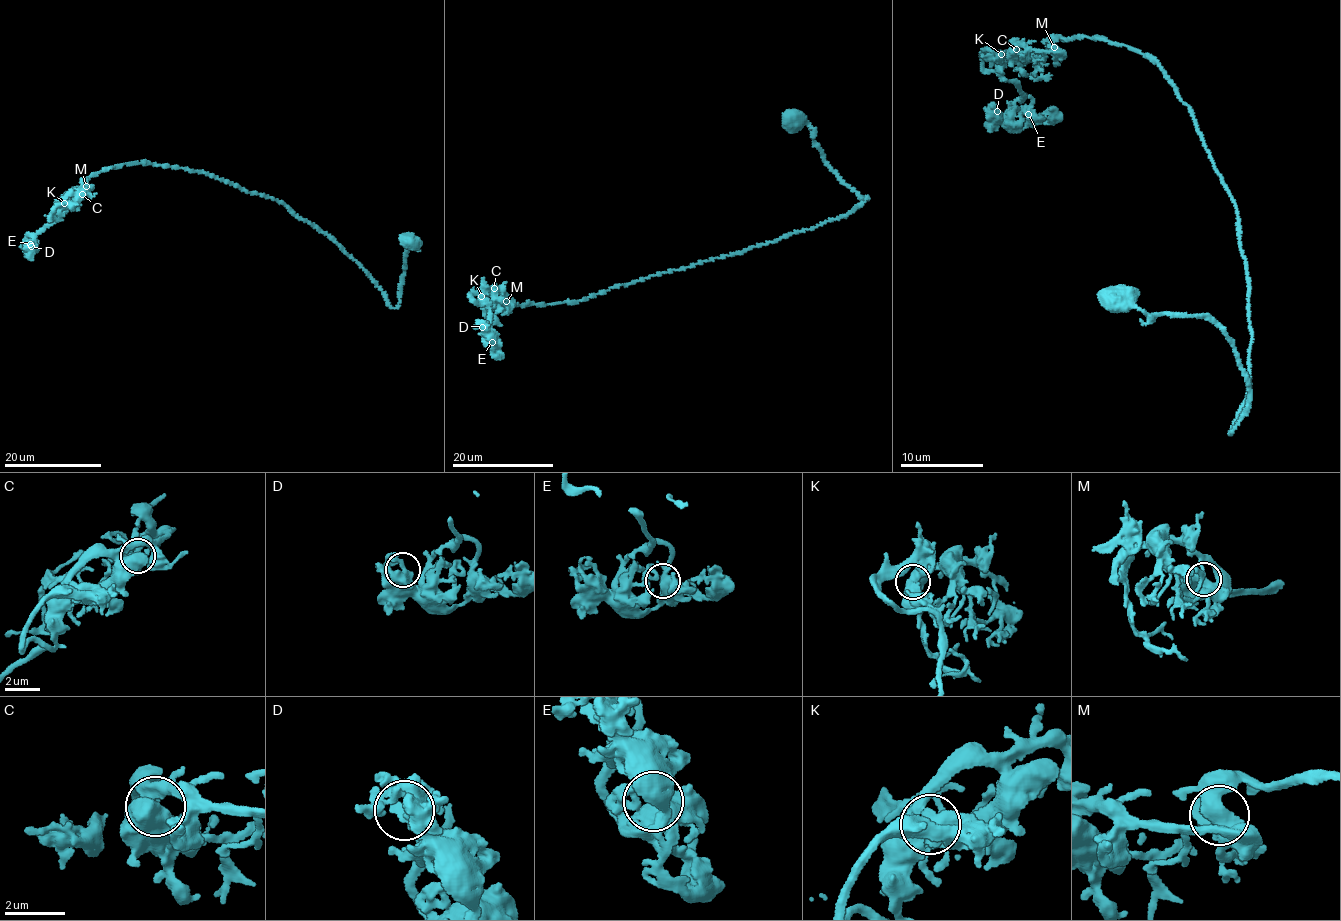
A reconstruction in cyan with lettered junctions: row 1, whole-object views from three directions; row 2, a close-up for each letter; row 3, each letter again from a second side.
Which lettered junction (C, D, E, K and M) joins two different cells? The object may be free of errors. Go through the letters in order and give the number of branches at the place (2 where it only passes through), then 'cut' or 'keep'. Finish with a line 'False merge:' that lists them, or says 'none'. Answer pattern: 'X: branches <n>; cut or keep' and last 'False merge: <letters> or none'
C: branches 1; keep
D: branches 2; keep
E: branches 3; keep
K: branches 3; keep
M: branches 2; keep
False merge: none

